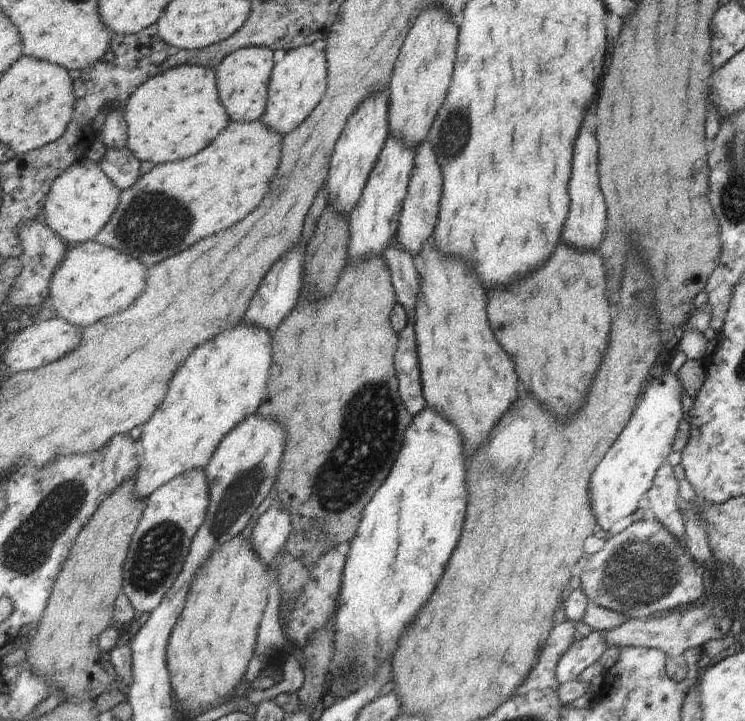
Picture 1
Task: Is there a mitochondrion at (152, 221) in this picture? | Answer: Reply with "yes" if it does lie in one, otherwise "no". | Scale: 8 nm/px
yes

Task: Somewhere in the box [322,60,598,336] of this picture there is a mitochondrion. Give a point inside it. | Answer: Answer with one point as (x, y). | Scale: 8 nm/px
(455, 130)

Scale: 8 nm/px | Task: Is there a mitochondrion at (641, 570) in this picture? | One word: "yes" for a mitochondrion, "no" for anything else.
yes

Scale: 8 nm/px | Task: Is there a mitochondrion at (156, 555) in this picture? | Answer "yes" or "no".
yes

